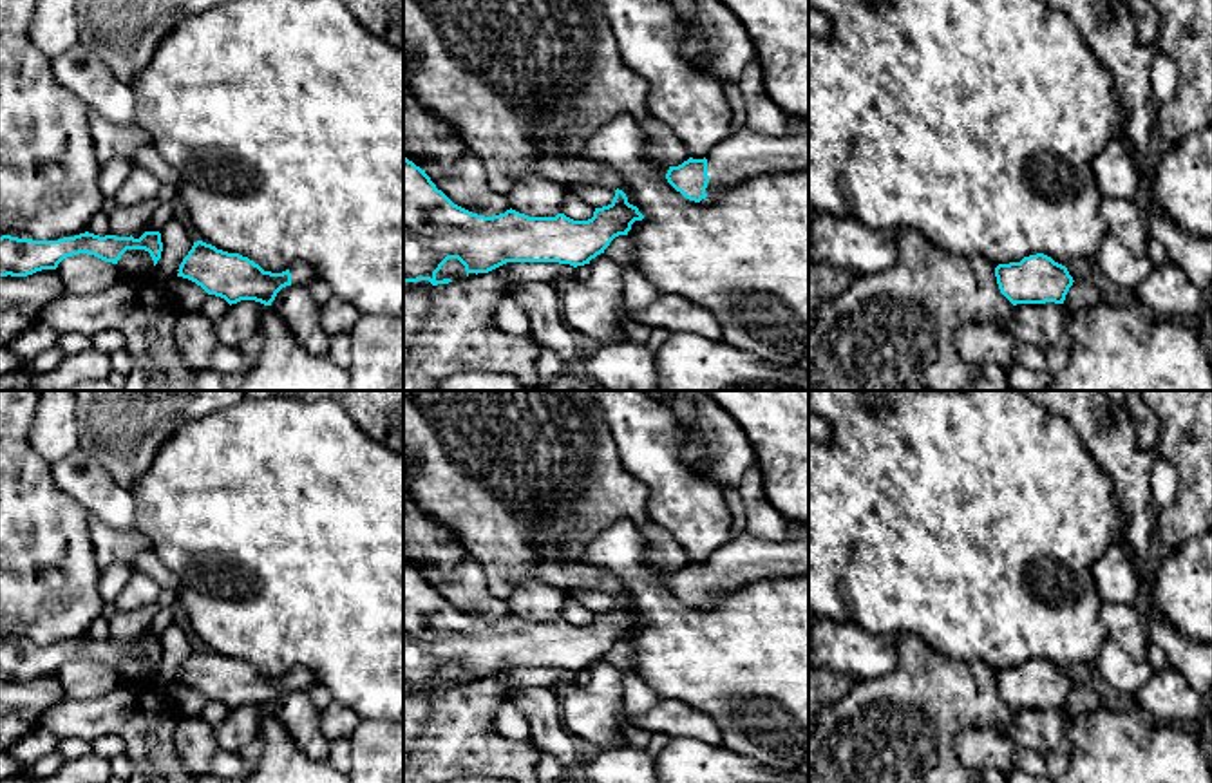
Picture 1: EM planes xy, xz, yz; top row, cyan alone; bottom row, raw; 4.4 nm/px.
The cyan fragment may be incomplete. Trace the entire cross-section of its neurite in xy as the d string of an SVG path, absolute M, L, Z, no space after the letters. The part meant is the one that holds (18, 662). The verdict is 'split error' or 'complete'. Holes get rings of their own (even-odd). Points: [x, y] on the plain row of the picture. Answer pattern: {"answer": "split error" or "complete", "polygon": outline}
{"answer": "complete", "polygon": "M145 637L139 644L80 638L58 646L33 646L11 640L0 642L0 682L27 682L42 675L56 675L58 669L72 660L87 658L105 667L118 669L127 655L145 655L154 671L161 664L163 647L159 637Z"}

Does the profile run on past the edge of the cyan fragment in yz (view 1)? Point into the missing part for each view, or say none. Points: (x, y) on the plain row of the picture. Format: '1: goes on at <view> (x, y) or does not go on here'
1: does not go on here

